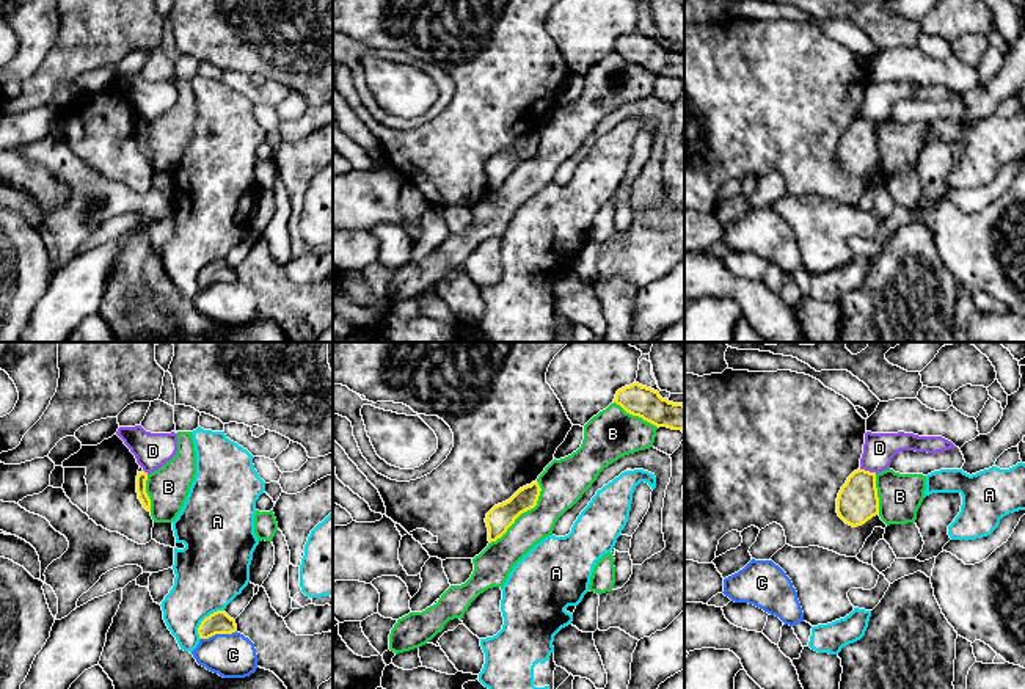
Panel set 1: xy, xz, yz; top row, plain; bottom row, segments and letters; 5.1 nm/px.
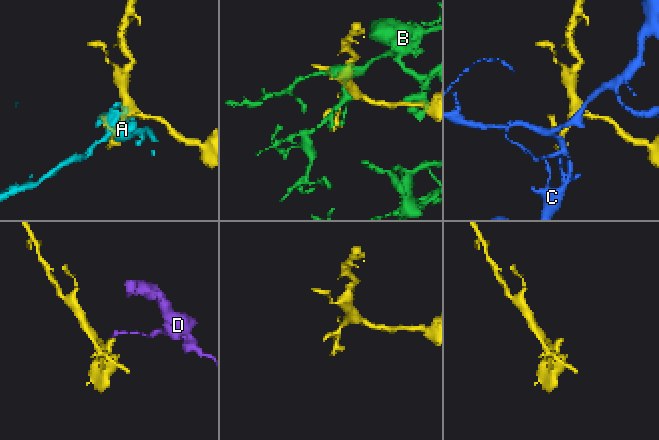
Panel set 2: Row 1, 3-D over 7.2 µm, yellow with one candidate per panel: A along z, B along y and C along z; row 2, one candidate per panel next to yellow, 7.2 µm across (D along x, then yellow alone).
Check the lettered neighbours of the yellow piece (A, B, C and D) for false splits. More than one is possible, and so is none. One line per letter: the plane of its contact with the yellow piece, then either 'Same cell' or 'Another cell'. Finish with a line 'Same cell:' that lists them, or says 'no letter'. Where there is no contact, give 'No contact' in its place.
A: Touches yellow in xy. Another cell
B: Touches yellow in xz. Another cell
C: Touches yellow in xy. Another cell
D: Touches yellow in yz. Another cell
Same cell: no letter

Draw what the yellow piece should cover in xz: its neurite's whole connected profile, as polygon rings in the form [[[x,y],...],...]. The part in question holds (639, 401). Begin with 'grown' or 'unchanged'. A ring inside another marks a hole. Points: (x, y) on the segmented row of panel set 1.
unchanged; [[[633,383],[617,391],[614,402],[644,421],[684,433],[684,405],[662,399],[658,391]]]

